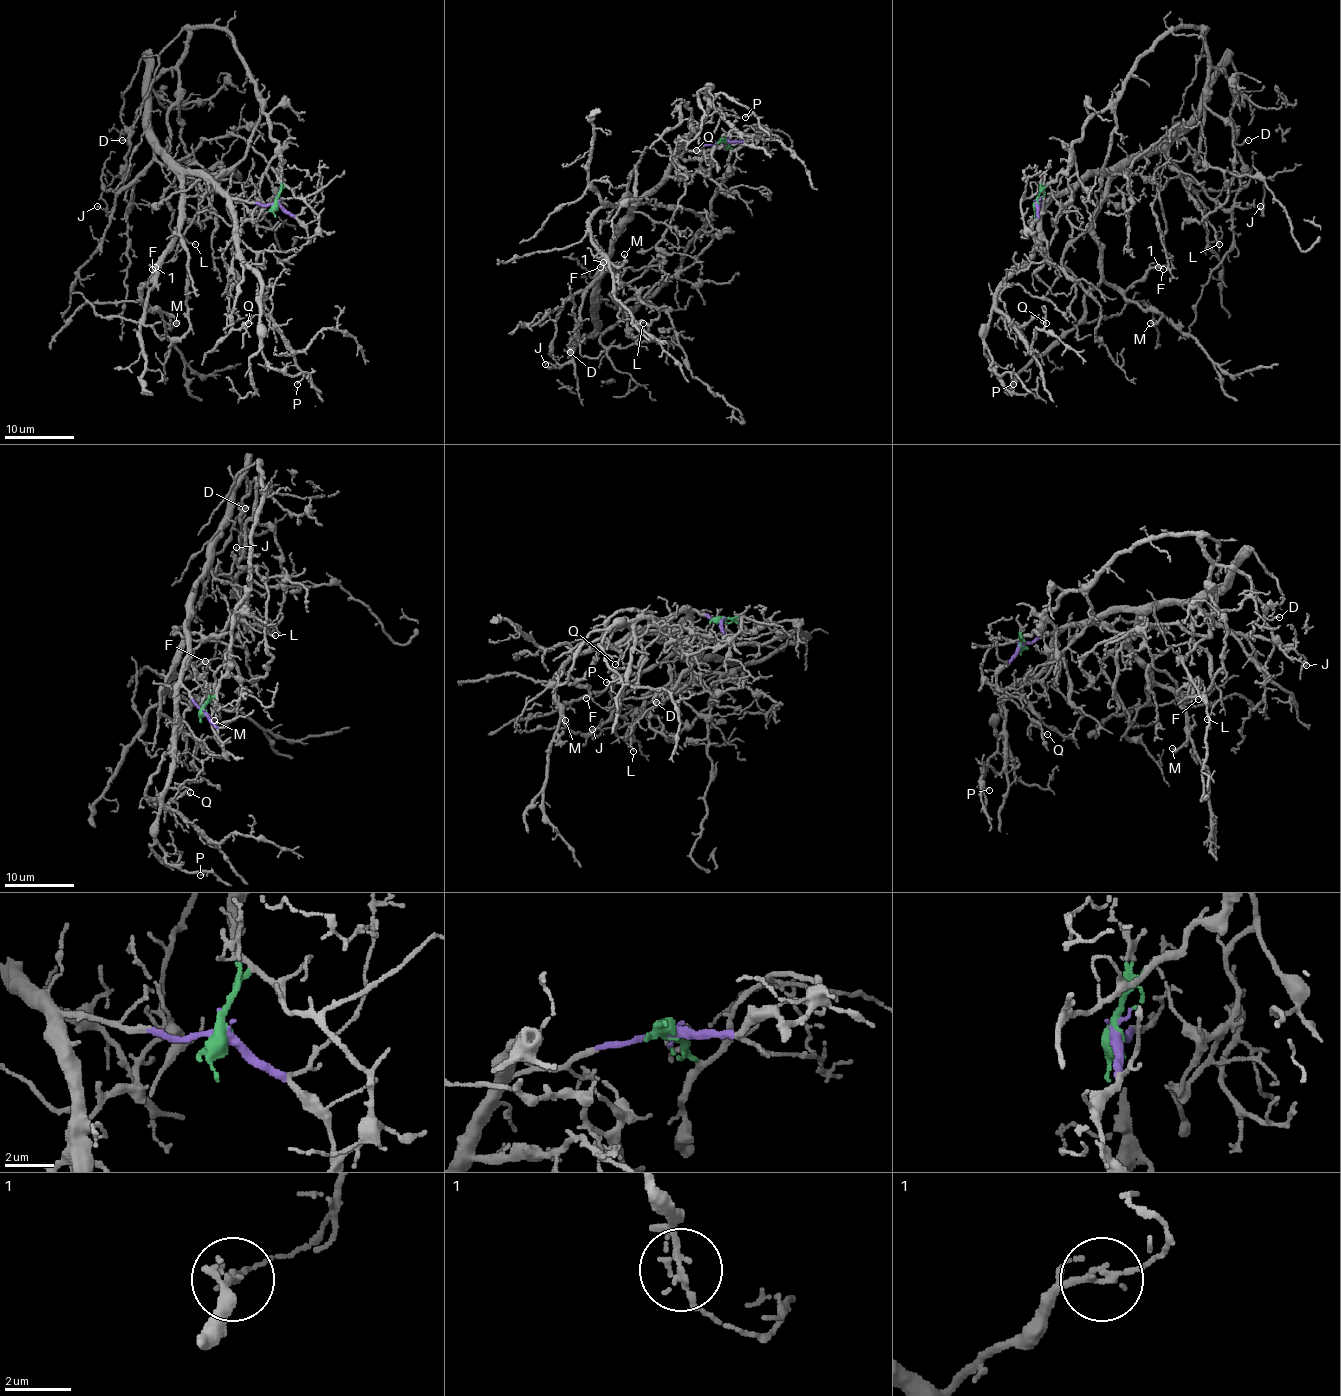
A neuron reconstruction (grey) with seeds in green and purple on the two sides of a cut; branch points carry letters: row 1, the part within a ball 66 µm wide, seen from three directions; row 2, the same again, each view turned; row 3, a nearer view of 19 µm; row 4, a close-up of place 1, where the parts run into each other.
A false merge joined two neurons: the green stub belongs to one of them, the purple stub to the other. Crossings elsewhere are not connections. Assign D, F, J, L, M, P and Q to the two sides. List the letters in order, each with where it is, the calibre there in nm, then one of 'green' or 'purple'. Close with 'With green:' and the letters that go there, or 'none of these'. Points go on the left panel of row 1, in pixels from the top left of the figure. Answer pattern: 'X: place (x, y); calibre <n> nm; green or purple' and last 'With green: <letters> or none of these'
D: place (122, 140); calibre 120 nm; green
F: place (152, 269); calibre 110 nm; purple
J: place (97, 206); calibre 90 nm; green
L: place (195, 244); calibre 100 nm; purple
M: place (176, 323); calibre 180 nm; purple
P: place (297, 384); calibre 90 nm; purple
Q: place (248, 323); calibre 140 nm; purple
With green: D, J

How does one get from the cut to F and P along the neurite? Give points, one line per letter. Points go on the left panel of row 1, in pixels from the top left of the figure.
F: (276, 203), (237, 199), (198, 175), (186, 174), (178, 238), (157, 274), (140, 290), (155, 267), (152, 269)
P: (276, 203), (231, 201), (235, 245), (261, 283), (266, 362), (290, 374), (304, 373), (297, 383)

